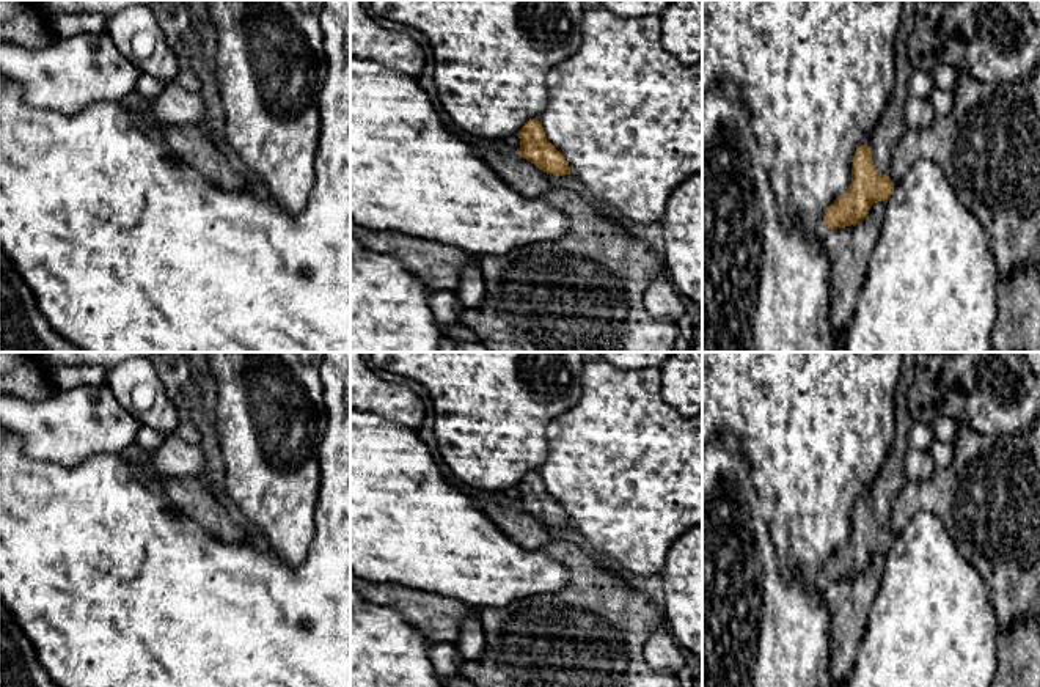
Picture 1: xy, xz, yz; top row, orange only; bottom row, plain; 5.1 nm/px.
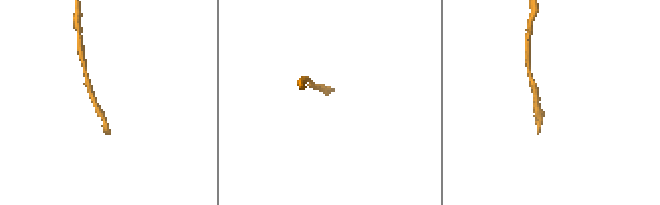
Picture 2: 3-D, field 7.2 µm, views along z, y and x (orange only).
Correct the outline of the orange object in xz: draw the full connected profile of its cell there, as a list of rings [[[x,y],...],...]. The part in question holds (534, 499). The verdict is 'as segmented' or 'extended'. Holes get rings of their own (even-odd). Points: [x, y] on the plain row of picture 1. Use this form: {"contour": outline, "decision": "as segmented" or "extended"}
{"contour": [[[537,470],[529,472],[518,484],[520,509],[529,512],[547,527],[570,527],[566,509],[547,492],[544,479]]], "decision": "as segmented"}

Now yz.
{"contour": [[[858,498],[853,508],[851,535],[848,542],[825,563],[825,582],[845,580],[861,574],[873,555],[886,557],[892,544],[894,535],[875,520],[869,498]]], "decision": "as segmented"}

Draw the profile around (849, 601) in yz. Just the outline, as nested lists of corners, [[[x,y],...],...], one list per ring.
[[[877,553],[861,574],[826,582],[823,590],[825,607],[831,618],[829,674],[836,682],[845,682],[851,673],[867,616],[880,588],[884,560],[883,553]]]

